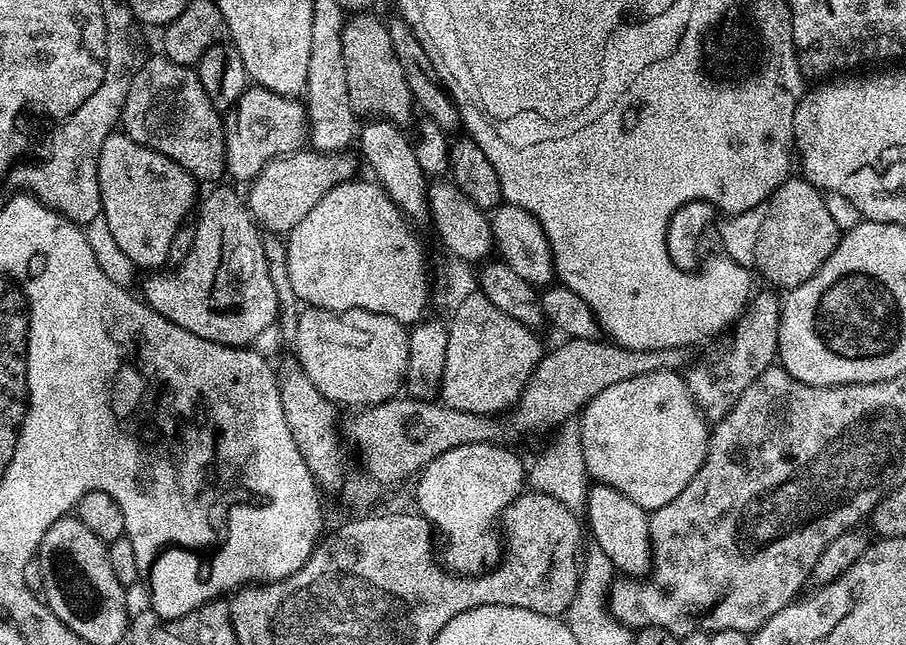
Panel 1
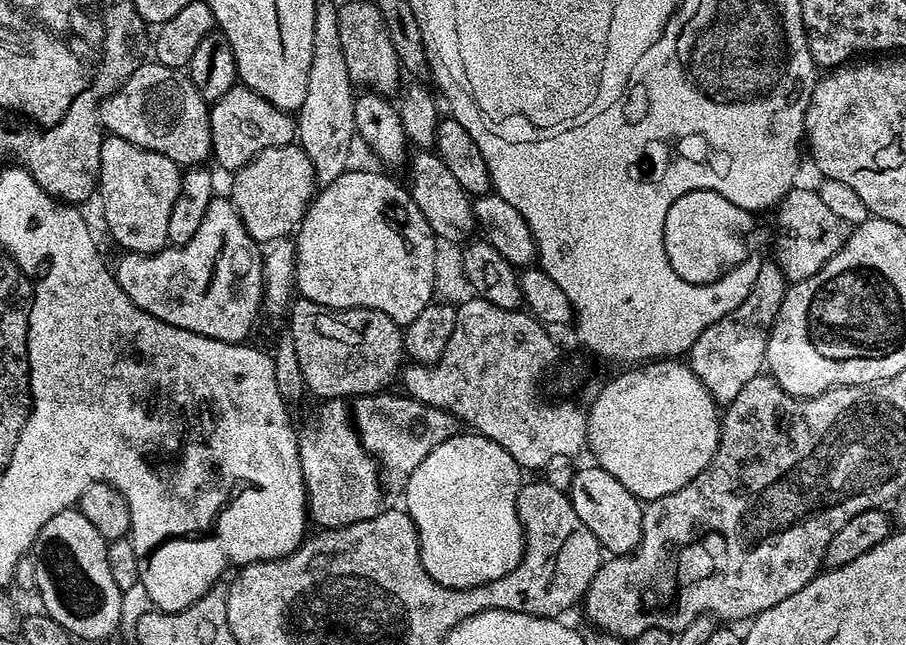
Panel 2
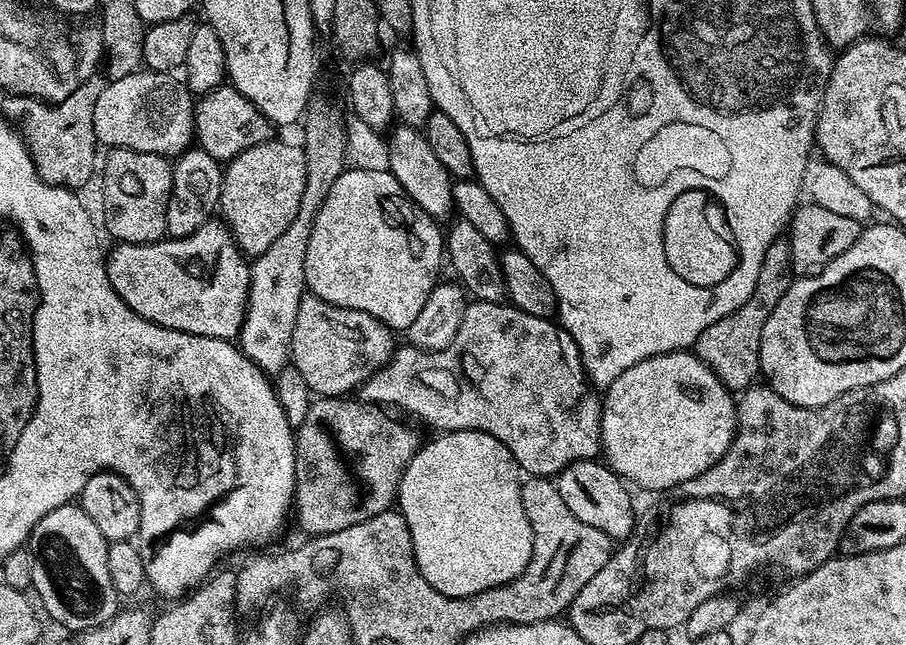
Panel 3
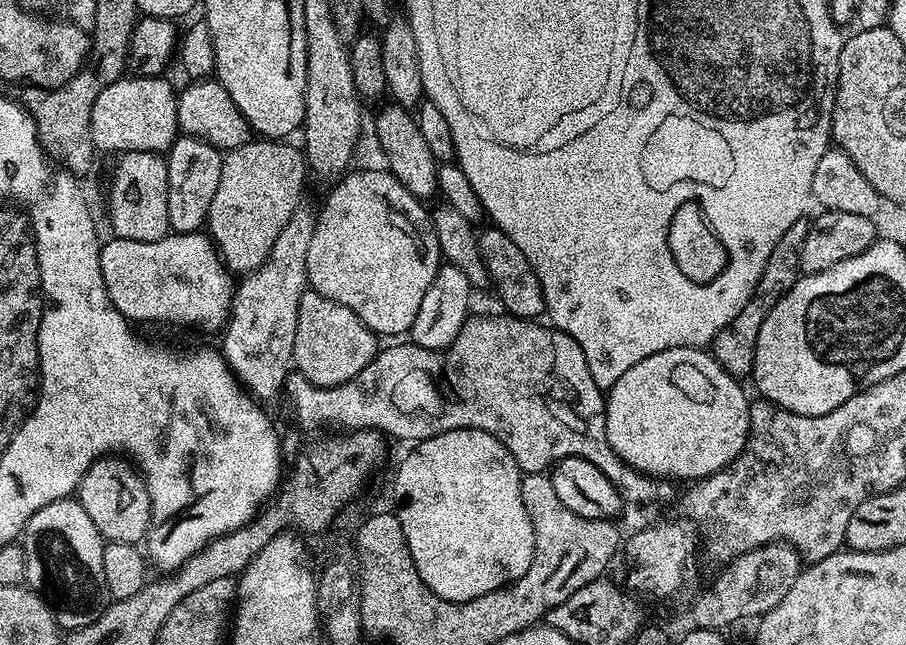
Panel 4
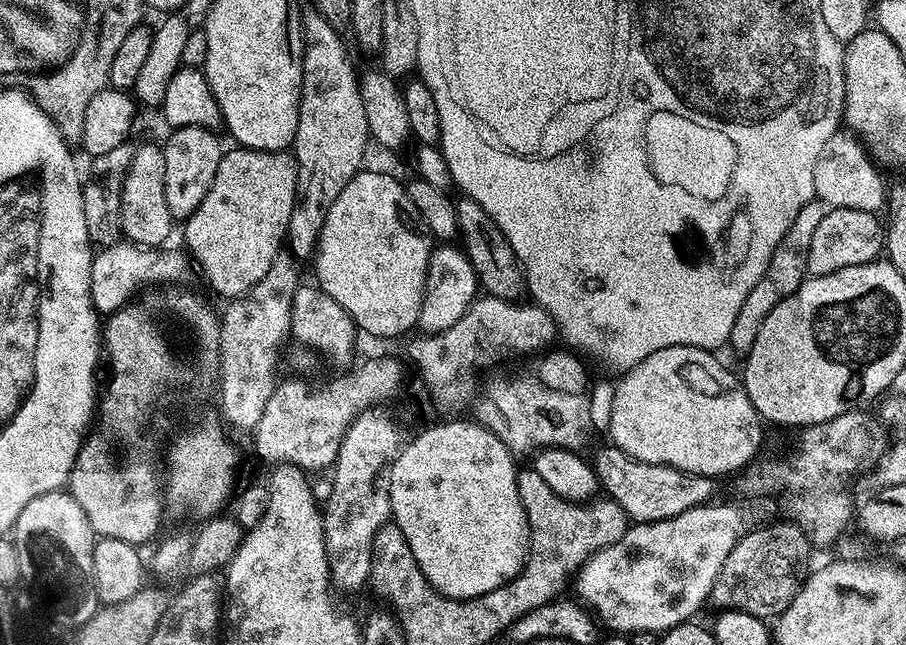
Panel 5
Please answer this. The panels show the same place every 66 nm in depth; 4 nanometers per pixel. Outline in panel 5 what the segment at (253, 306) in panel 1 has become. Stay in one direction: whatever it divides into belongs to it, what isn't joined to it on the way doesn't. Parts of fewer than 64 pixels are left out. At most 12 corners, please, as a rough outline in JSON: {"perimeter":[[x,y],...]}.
{"perimeter":[[111,244],[92,257],[92,304],[117,312],[187,270],[183,251]]}

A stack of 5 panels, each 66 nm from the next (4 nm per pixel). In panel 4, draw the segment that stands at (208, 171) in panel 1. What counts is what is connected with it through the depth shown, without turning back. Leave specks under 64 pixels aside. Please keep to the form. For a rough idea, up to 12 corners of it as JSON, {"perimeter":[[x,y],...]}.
{"perimeter":[[128,74],[94,98],[97,153],[168,152],[168,78]]}

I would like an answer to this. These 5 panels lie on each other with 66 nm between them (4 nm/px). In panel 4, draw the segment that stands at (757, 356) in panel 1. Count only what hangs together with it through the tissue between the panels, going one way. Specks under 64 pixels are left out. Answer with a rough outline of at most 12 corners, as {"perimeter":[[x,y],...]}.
{"perimeter":[[794,222],[770,253],[756,293],[712,340],[737,378],[754,366],[766,314],[794,287],[810,227]]}

